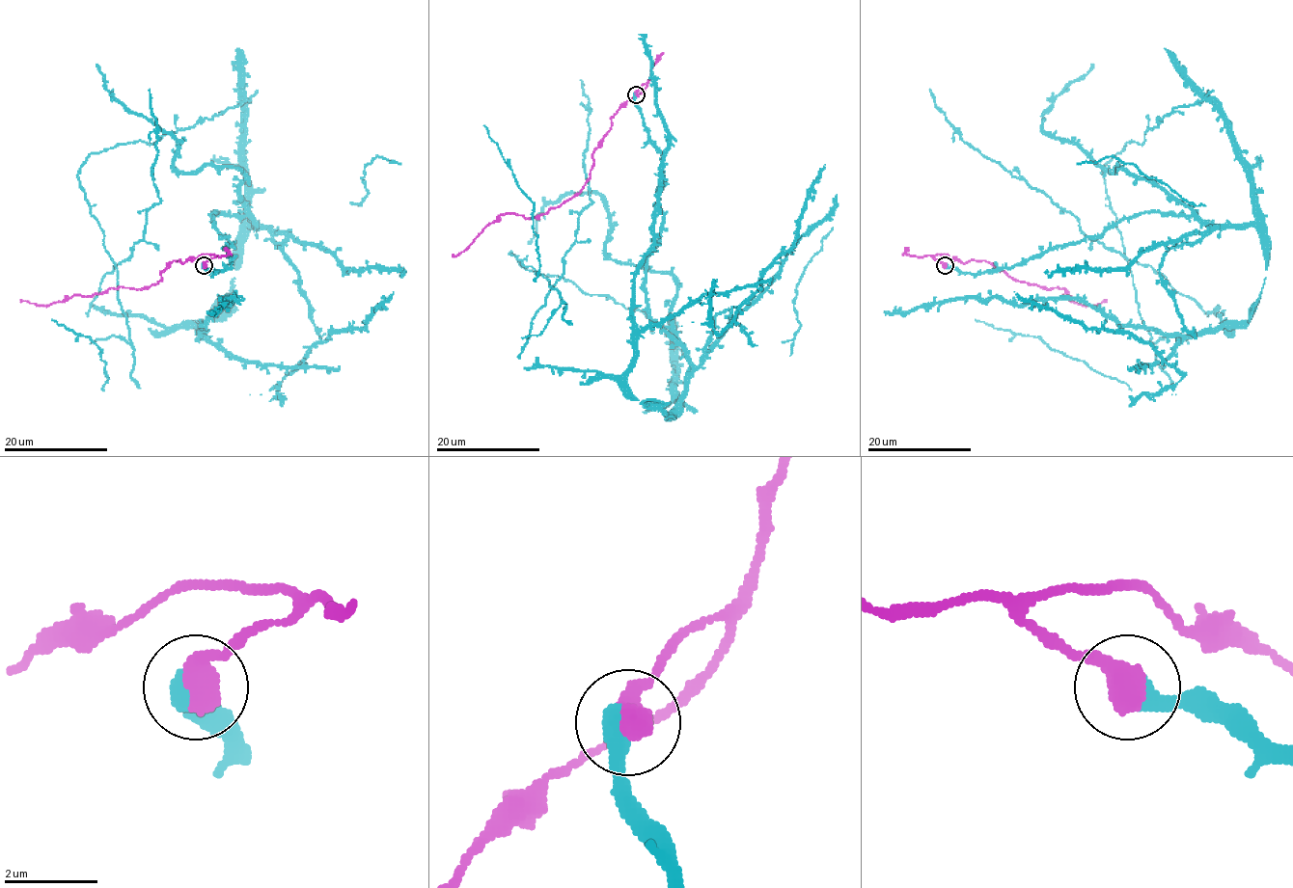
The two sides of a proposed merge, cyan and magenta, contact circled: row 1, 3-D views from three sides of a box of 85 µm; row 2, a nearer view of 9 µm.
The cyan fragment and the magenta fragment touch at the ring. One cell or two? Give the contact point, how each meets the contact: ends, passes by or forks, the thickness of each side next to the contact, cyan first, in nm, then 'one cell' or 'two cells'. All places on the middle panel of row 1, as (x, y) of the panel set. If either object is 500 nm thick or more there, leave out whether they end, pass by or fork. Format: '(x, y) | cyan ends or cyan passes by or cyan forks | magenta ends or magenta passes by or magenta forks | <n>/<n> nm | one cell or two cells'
(636, 94) | 550/650 nm | two cells

